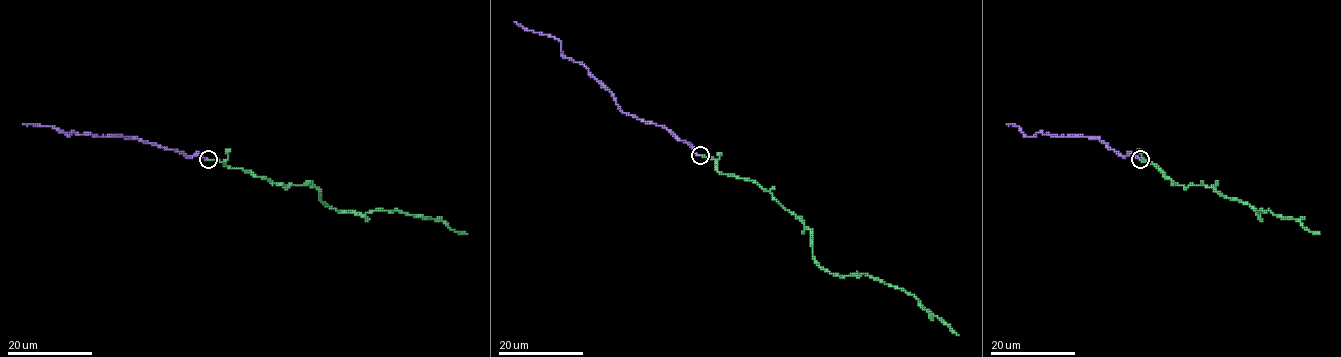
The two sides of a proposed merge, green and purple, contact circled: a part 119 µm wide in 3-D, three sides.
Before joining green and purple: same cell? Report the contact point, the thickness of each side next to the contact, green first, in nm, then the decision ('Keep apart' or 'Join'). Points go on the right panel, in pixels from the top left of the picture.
Place: (1140, 159). Thickness 260 nm (green) against 170 nm. Join

